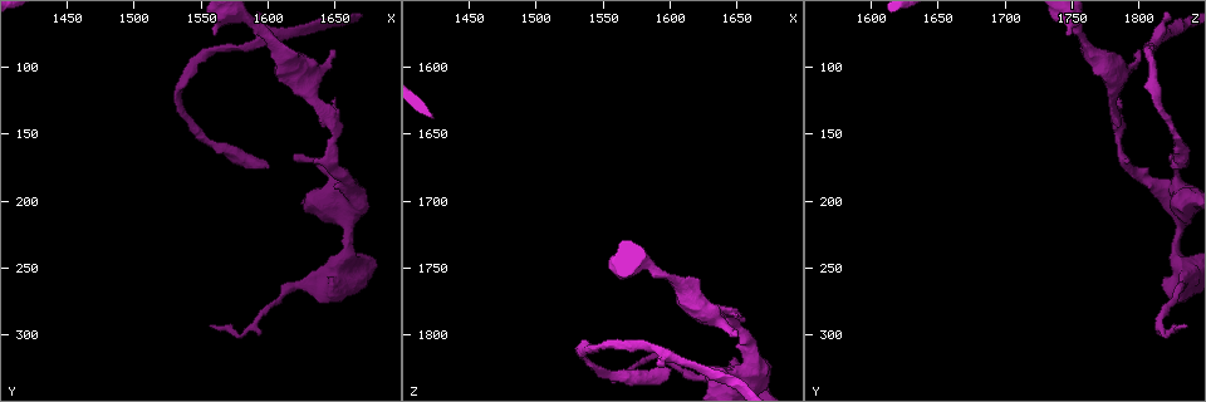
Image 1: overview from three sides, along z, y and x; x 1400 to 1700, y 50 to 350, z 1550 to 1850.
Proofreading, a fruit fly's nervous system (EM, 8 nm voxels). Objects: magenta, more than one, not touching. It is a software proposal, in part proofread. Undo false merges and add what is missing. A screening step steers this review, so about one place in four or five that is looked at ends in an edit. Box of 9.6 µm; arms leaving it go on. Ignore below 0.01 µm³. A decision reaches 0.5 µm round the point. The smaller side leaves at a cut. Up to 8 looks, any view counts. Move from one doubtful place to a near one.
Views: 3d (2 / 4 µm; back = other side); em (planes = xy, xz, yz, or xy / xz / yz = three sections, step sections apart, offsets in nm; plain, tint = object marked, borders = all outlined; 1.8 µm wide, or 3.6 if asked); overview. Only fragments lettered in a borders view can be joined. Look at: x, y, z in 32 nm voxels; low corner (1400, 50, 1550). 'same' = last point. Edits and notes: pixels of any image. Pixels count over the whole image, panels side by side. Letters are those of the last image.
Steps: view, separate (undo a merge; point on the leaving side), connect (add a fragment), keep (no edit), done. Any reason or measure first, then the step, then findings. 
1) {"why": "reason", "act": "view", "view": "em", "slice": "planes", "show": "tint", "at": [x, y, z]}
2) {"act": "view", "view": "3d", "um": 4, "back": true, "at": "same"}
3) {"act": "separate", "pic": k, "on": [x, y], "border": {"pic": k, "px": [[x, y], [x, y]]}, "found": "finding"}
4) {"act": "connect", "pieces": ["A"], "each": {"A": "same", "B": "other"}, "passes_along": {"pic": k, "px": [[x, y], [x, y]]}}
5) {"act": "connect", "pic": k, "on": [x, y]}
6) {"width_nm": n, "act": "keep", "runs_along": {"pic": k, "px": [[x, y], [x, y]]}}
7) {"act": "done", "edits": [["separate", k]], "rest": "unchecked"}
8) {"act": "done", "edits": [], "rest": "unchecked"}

{"why": "an open end", "act": "view", "view": "3d", "um": 4, "at": [1636, 276, 1828]}

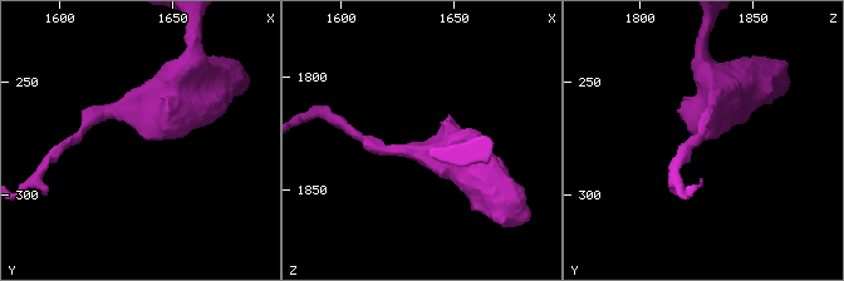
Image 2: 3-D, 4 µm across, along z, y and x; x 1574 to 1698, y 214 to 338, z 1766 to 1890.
{"why": "shape alone is not enough", "act": "view", "view": "em", "um": 3.6, "slice": "planes", "show": "tint", "at": [1638, 276, 1829]}

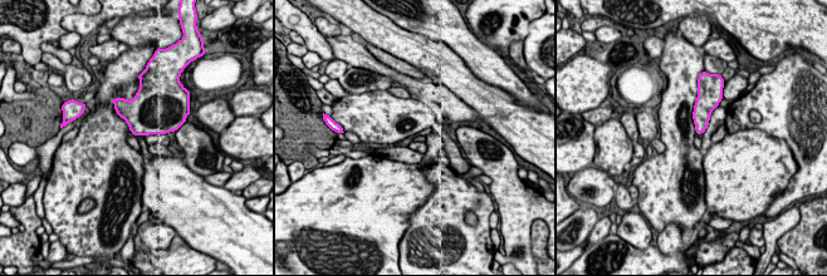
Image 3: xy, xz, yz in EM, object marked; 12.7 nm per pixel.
{"act": "view", "view": "em", "um": 3.6, "slice": "planes", "show": "borders", "at": "same"}

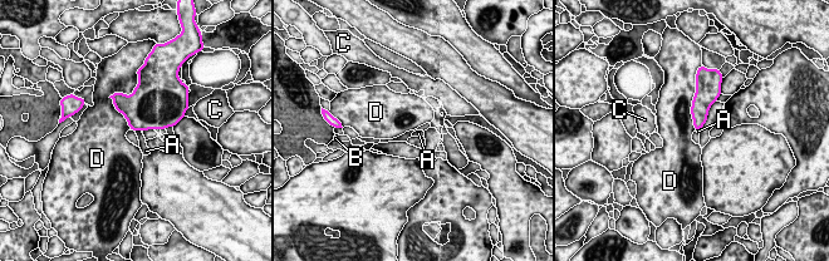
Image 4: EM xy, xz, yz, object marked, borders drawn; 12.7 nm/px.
{"act": "keep", "each": {"A": "other", "B": "other", "C": "other", "D": "other"}, "border": {"pic": 4, "px": [[113, 92], [112, 103], [132, 129]]}, "found": "no lettered fragment goes on from it"}

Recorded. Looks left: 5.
{"act": "view", "view": "em", "slice": "planes", "show": "borders", "at": [1584, 298, 1818]}

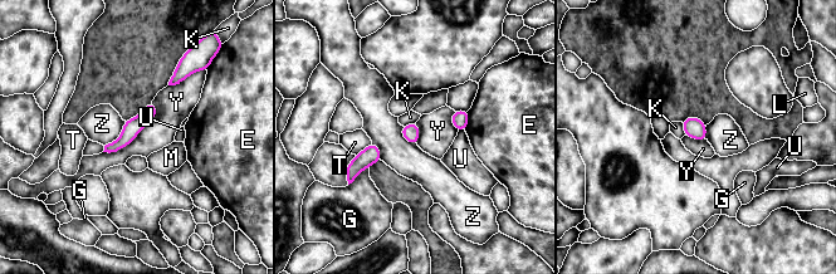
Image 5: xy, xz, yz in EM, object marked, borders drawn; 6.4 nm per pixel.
{"width_nm": 110, "act": "keep", "each": {"E": "other", "G": "other", "K": "other", "L": "other", "M": "other", "T": "other", "U": "other", "Y": "other", "Z": "other"}, "runs_along": {"pic": 5, "px": [[151, 107], [117, 145], [107, 148]]}, "found": "continuous, no second neuron"}

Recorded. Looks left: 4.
{"why": "free end", "act": "view", "view": "em", "um": 3.6, "slice": "planes", "show": "borders", "at": [1600, 176, 1826]}

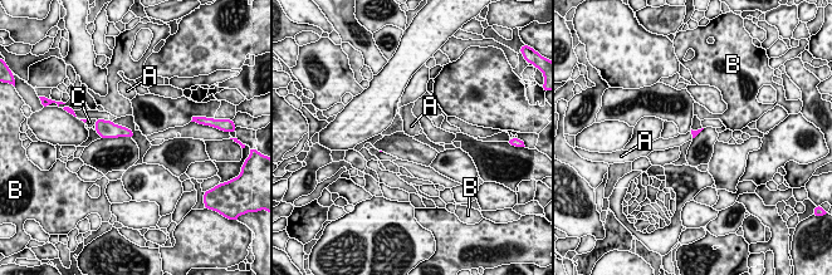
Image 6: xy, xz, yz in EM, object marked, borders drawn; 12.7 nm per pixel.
{"act": "connect", "pieces": ["A"], "each": {"A": "same", "B": "other", "C": "other"}, "passes_along": {"pic": 6, "px": [[694, 133], [691, 133], [680, 140]]}, "found": "the neuron continues"}

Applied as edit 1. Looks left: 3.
{"act": "done", "edits": [["connect", 6]], "rest": "unchecked"}

